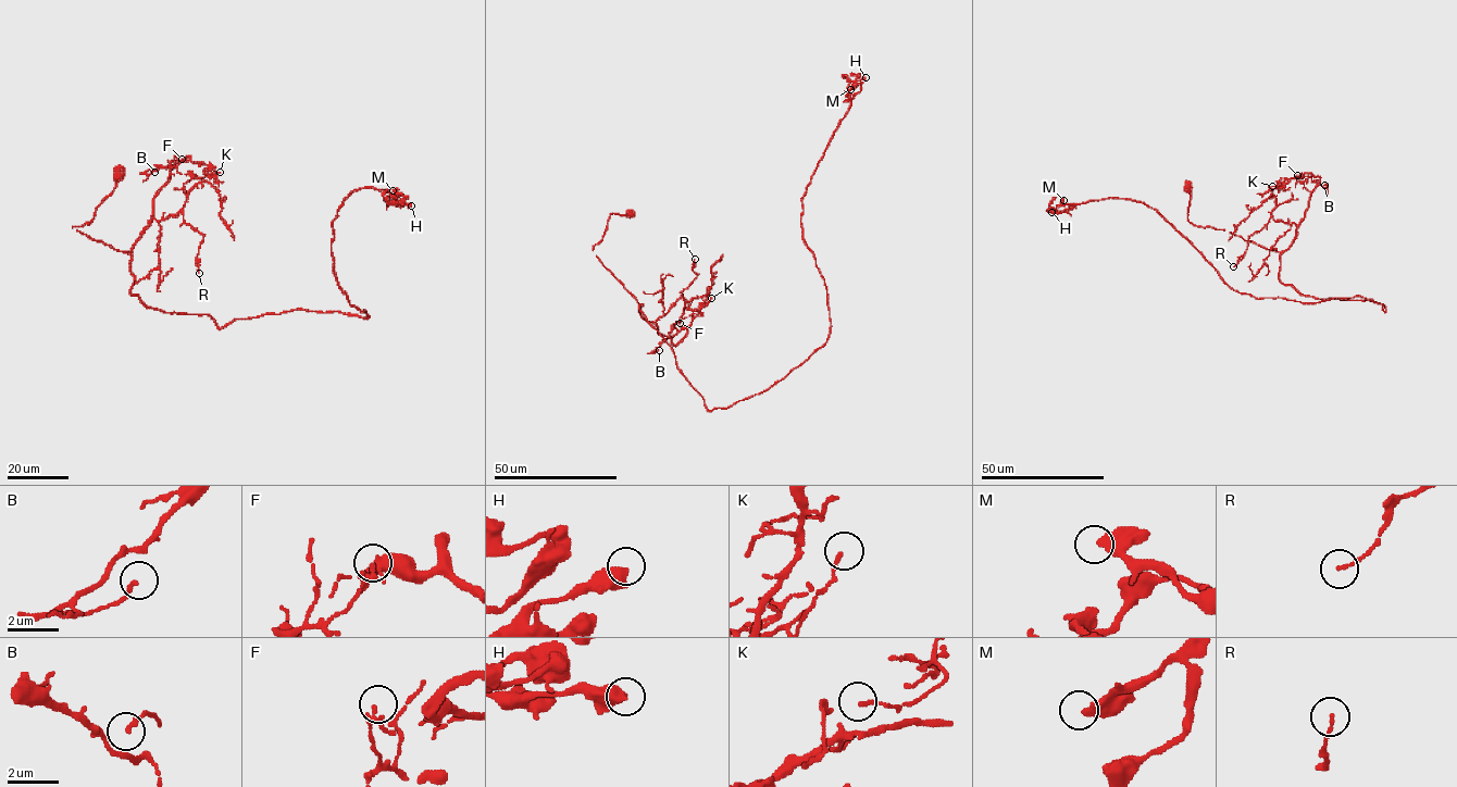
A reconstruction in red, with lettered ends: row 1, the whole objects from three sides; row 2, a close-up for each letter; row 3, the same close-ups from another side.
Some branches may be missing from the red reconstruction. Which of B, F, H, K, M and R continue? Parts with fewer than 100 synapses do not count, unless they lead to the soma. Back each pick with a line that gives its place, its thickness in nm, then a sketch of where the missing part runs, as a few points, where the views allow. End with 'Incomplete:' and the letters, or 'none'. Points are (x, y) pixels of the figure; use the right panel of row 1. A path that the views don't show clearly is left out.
Incomplete: none

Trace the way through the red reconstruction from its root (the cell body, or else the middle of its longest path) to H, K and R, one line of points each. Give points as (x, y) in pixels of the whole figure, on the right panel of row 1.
H: (1188, 187), (1187, 220), (1281, 251), (1282, 283), (1385, 311), (1360, 296), (1240, 292), (1142, 202), (1051, 212)
K: (1188, 187), (1191, 222), (1285, 251), (1295, 237), (1320, 177), (1304, 173), (1282, 186), (1280, 182), (1272, 186)
R: (1188, 187), (1187, 220), (1196, 226), (1281, 251), (1295, 237), (1296, 225), (1271, 217), (1249, 237), (1233, 266)

